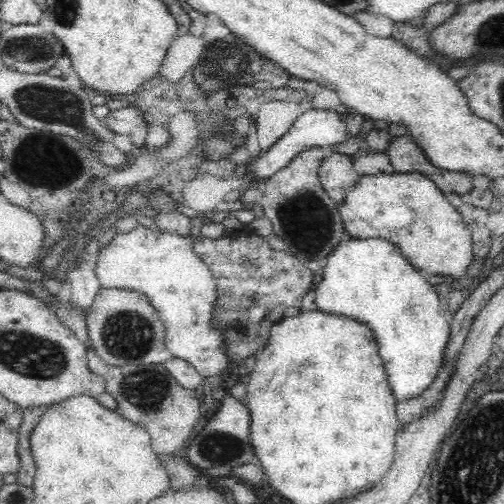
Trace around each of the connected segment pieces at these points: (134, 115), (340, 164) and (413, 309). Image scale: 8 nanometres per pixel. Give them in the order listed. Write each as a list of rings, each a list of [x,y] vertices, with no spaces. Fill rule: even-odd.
[[[123,107],[111,111],[102,124],[114,134],[129,137],[133,146],[138,147],[139,151],[143,151],[146,149],[144,140],[147,138],[148,131],[145,118],[148,117],[140,109]]]
[[[327,152],[321,162],[318,178],[329,198],[338,204],[344,201],[351,186],[358,182],[359,174],[352,162],[352,157],[334,152]]]
[[[379,236],[340,240],[332,252],[328,252],[320,284],[315,290],[315,301],[317,310],[349,316],[372,330],[388,375],[389,388],[396,400],[414,398],[432,384],[451,334],[444,318],[447,309],[440,306],[436,285],[429,283],[426,275],[412,266],[395,244]]]

